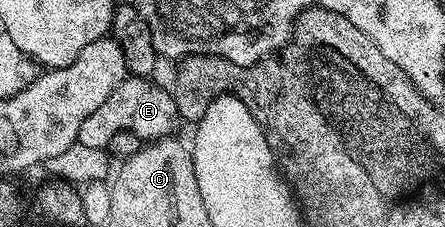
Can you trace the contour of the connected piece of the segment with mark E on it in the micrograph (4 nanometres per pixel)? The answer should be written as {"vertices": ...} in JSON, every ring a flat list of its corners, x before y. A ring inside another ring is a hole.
{"vertices":[[129,76,123,81,118,88,102,103,102,107,98,107,98,111,94,111,94,115,86,115,86,119,82,123,82,127,76,136,77,142,86,147,94,147,95,149,107,150,110,139,118,132,119,129,125,129,134,134,135,137,141,139,159,139,167,137,173,132,172,128,178,125,176,115,176,104,172,98,171,92,167,88,164,89,160,85,155,85,155,80,147,77]]}

